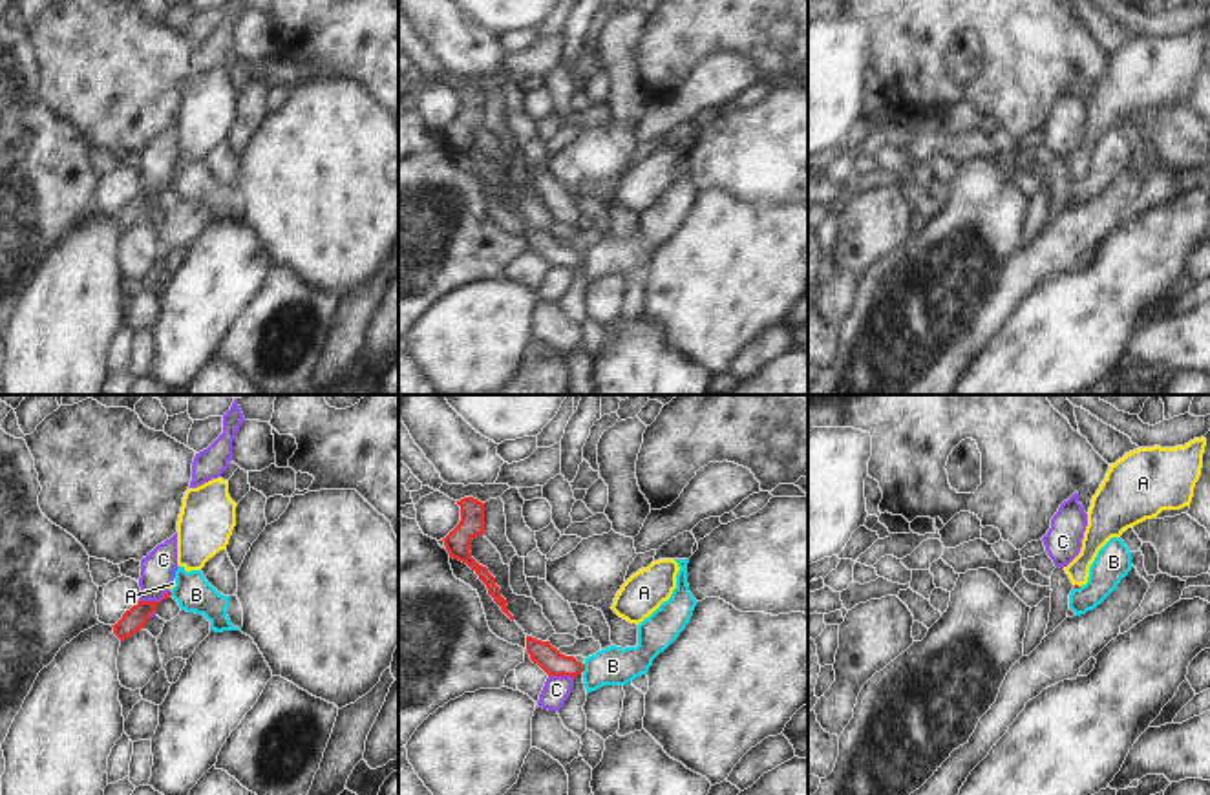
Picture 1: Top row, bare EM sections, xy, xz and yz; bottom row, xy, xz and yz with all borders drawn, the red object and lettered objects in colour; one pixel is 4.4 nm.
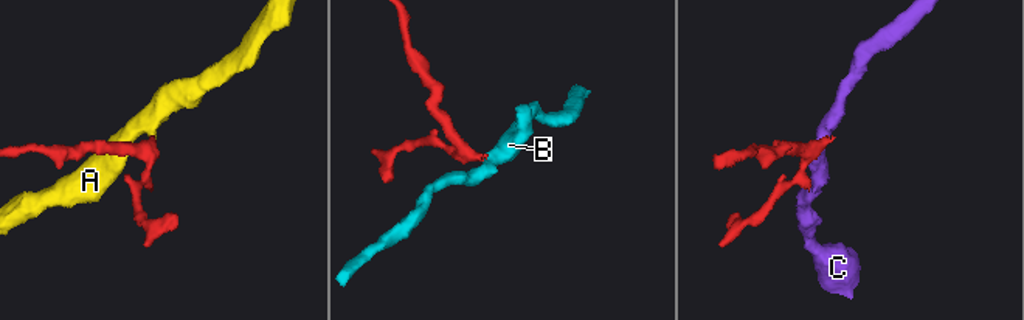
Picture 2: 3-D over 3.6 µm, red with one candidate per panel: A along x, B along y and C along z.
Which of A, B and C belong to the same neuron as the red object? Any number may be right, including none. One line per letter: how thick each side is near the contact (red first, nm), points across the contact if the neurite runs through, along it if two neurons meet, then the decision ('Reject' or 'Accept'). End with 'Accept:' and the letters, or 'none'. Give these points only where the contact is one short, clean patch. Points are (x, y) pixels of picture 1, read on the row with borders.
A: Thickness 20 nm (red) against 110 nm. Path across: yz (1075, 585), (1077, 585), (1079, 567), (1097, 532). Accept
B: Thickness 110 nm (red) against 170 nm. Boundary: xz (582, 664), (583, 671). Reject
C: Thickness 100 nm (red) against 160 nm. Boundary: xy (169, 591), (159, 600), (139, 600). Reject
Accept: A

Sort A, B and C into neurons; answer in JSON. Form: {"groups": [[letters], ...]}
{"groups": [["A"], ["B"], ["C"]]}

